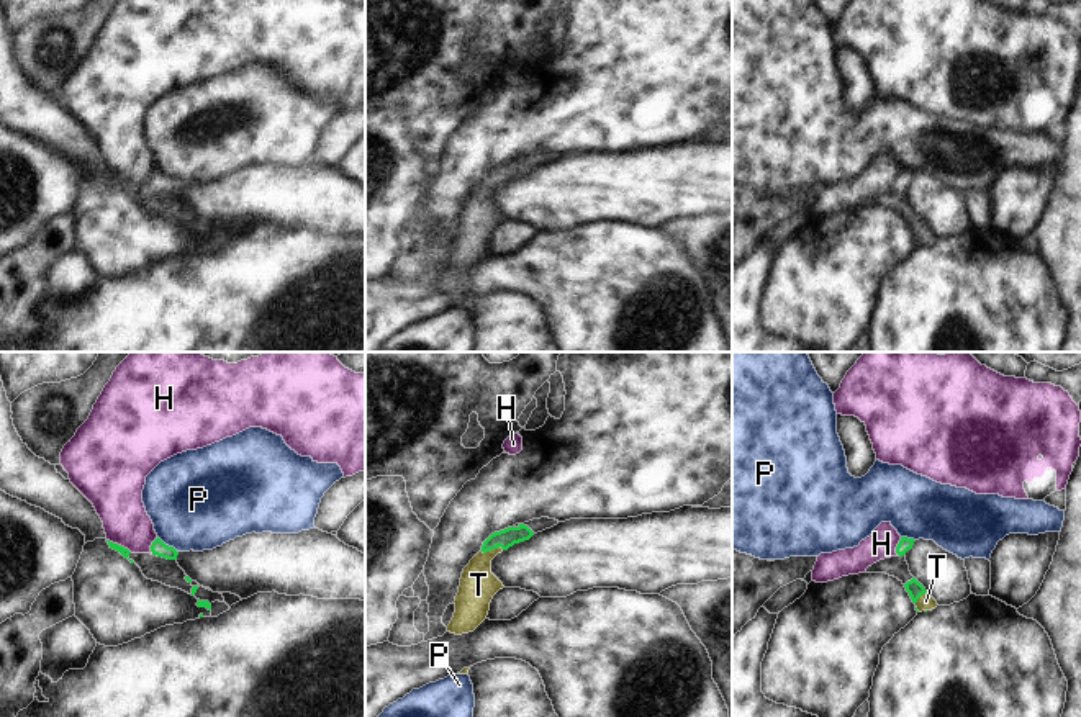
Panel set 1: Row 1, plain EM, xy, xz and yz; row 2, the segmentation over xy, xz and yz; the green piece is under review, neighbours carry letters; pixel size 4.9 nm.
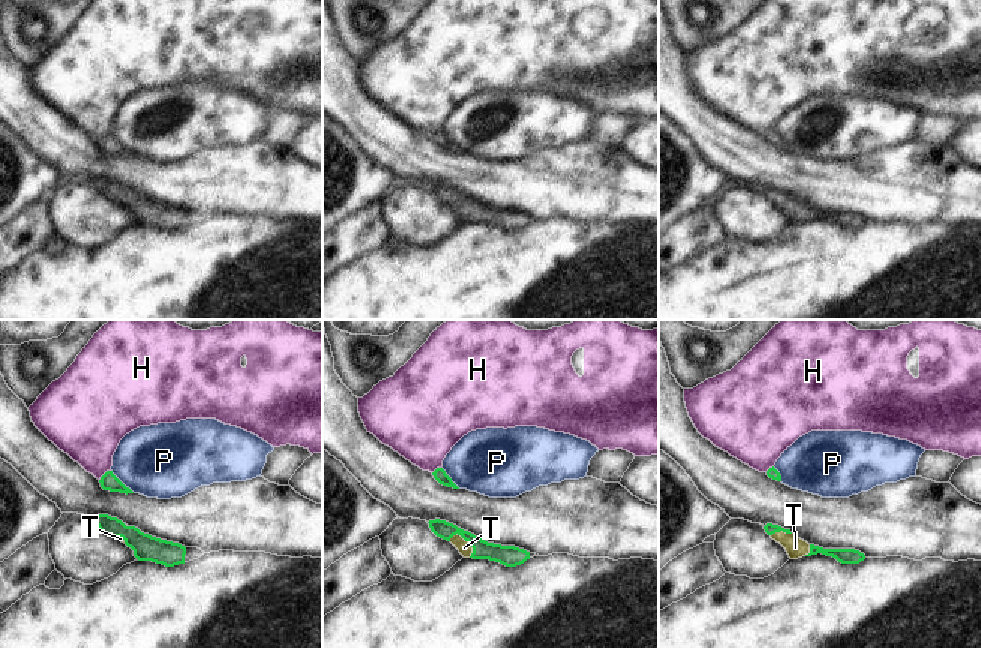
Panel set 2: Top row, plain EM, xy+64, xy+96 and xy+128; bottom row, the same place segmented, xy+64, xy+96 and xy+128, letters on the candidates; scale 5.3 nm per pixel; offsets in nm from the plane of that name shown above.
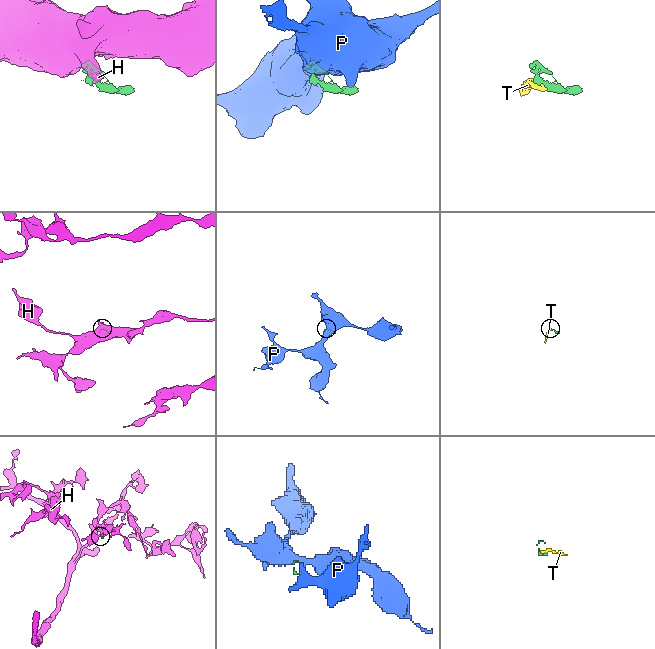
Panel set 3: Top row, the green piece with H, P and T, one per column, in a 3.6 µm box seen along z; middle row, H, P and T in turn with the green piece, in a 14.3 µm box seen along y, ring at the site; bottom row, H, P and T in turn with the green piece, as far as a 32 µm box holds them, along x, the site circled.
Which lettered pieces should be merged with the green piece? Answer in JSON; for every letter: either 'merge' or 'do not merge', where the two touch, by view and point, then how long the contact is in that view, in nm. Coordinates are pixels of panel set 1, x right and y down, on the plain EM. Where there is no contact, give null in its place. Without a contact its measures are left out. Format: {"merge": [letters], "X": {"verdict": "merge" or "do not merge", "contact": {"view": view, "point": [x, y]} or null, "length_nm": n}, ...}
{"merge": ["T"], "H": {"verdict": "do not merge", "contact": {"view": "xy", "point": [120, 179]}, "length_nm": 140}, "P": {"verdict": "do not merge", "contact": {"view": "xy", "point": [167, 179]}, "length_nm": 130}, "T": {"verdict": "merge", "contact": {"view": "xz", "point": [492, 182]}, "length_nm": 110}}

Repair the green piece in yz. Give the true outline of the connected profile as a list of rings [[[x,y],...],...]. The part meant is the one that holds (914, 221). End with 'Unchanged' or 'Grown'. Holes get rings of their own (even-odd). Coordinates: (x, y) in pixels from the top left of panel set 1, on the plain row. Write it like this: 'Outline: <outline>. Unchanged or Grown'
Outline: [[[901,170],[896,180],[898,188],[873,196],[866,201],[866,206],[886,206],[889,210],[898,211],[904,218],[912,236],[916,237],[916,244],[927,246],[935,242],[939,237],[909,205],[906,185],[912,182],[914,175],[914,172]]]. Grown.

